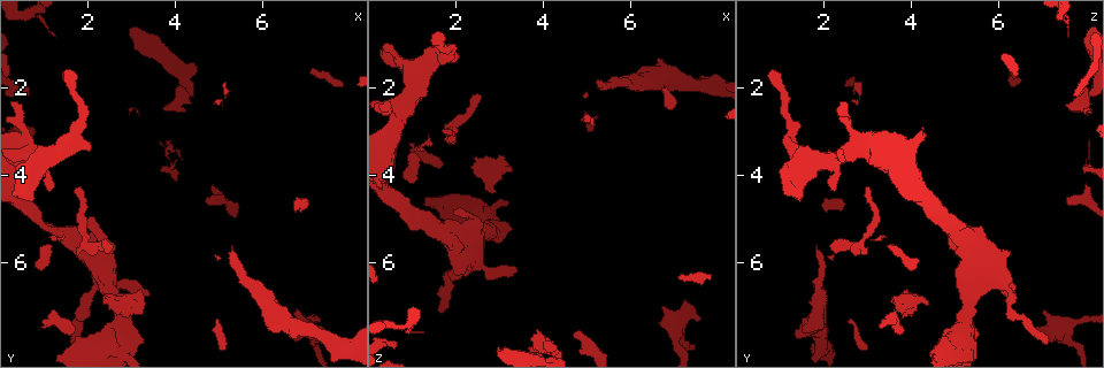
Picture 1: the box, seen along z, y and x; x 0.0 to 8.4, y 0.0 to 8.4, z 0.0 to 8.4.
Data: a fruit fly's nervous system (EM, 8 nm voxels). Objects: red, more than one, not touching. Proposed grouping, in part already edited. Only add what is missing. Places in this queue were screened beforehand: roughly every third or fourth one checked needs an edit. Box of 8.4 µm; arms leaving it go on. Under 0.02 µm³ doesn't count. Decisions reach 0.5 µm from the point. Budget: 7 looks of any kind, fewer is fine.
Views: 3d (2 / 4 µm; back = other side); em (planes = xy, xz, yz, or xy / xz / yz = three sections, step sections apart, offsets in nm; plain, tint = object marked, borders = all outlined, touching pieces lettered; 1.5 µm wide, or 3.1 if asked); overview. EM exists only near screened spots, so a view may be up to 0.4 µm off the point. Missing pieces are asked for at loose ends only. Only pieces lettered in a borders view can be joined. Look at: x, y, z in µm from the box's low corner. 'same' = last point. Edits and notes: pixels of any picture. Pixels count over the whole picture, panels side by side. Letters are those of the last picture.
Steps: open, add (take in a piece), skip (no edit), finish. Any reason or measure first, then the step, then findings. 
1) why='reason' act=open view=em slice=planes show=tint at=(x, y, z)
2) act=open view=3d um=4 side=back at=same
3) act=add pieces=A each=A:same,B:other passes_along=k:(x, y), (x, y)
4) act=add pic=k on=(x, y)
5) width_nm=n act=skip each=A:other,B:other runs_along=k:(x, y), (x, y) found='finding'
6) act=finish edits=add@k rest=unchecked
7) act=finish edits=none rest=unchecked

why='free end' act=open view=3d um=2 at=(3.35, 6.75, 6.25)

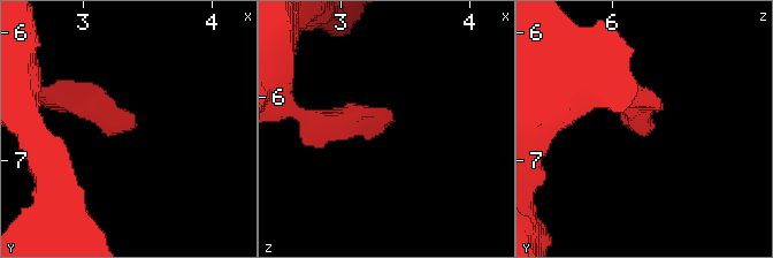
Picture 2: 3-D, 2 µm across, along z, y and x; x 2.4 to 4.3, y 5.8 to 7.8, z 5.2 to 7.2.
act=open view=em slice=planes show=borders at=(3.34, 6.76, 6.24)

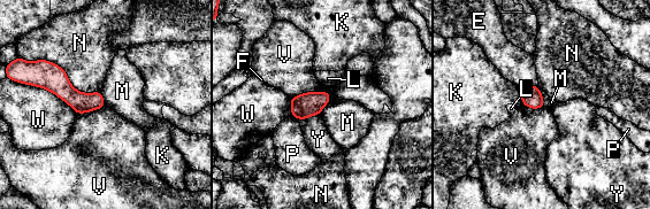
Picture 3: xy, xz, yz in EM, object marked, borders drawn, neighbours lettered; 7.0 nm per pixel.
act=skip each=E:other,F:other,K:other,L:other,M:other,N:other,P:other,V:other,W:other,Y:other border=3:(330, 94), (304, 92), (291, 98) found='none of them fits'

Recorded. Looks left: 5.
why='tapers out' act=open view=em slice=planes show=borders at=(1.60, 7.80, 7.05)

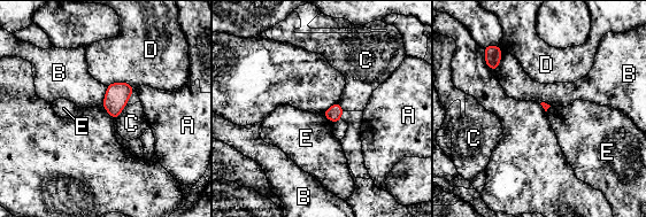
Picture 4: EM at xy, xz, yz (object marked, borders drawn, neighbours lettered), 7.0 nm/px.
act=skip each=A:other,B:other,C:other,D:other,E:other border=4:(322, 114), (332, 123) found='none of them fits'

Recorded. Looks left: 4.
act=open view=em slice=planes show=borders at=(1.50, 1.60, 0.85)

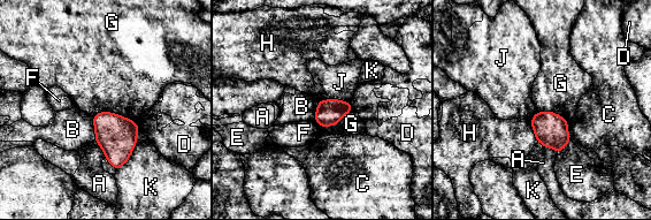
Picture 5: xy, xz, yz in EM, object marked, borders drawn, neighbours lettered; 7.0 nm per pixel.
act=skip each=A:other,B:other,C:other,D:other,E:other,F:other,G:other,H:other,J:other,K:other border=5:(353, 110), (334, 124), (314, 120) found='no lettered piece goes on from it'

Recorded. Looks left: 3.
act=finish edits=none rest=unchecked

